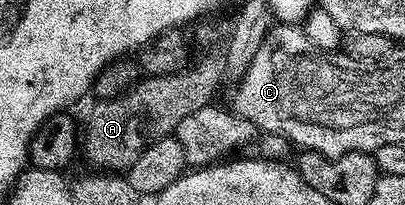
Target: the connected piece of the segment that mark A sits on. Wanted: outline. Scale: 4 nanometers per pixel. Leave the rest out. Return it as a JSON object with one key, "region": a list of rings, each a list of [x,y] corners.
{"region":[[[200,22],[195,25],[196,28],[196,42],[194,38],[194,44],[196,44],[200,49],[195,49],[194,59],[182,69],[179,69],[177,72],[162,74],[161,76],[152,76],[145,75],[143,78],[136,81],[136,85],[130,89],[128,92],[123,92],[121,96],[115,96],[113,100],[96,100],[93,103],[93,108],[88,112],[88,125],[83,125],[82,128],[82,156],[85,156],[86,159],[89,160],[93,165],[91,166],[96,170],[107,170],[112,174],[120,174],[123,173],[132,163],[134,162],[134,158],[138,158],[138,154],[142,154],[142,150],[146,150],[146,146],[148,144],[153,144],[155,140],[158,138],[162,138],[163,136],[173,135],[176,131],[176,127],[178,126],[178,122],[182,122],[182,118],[186,118],[186,114],[194,114],[194,110],[202,110],[206,105],[213,103],[214,97],[212,95],[216,92],[216,86],[219,84],[220,79],[223,76],[226,76],[226,69],[228,66],[228,50],[225,44],[226,40],[226,32],[219,28],[216,24],[204,24],[208,22]]]}

